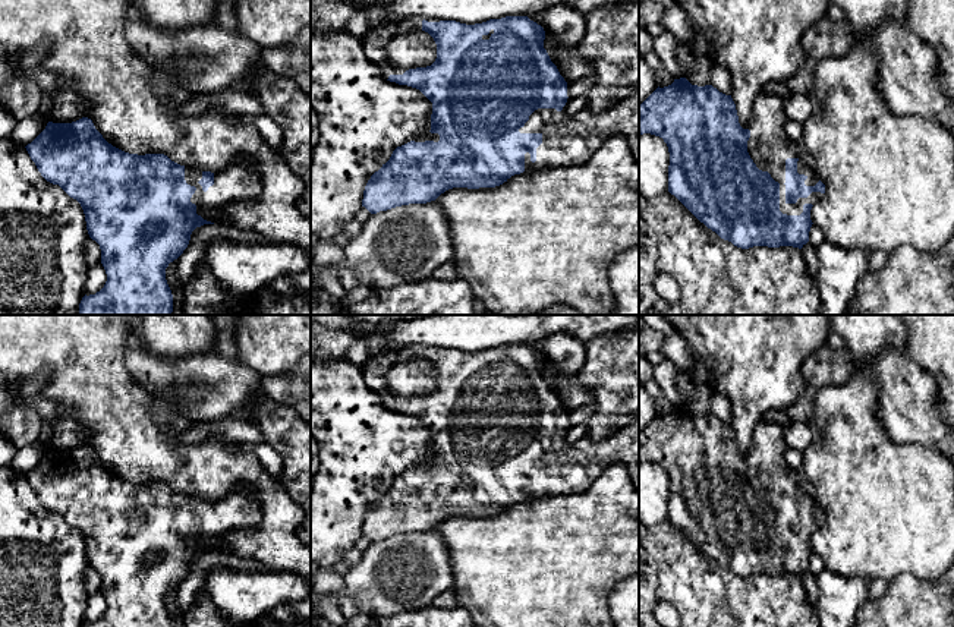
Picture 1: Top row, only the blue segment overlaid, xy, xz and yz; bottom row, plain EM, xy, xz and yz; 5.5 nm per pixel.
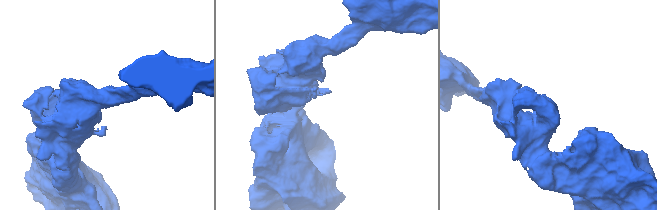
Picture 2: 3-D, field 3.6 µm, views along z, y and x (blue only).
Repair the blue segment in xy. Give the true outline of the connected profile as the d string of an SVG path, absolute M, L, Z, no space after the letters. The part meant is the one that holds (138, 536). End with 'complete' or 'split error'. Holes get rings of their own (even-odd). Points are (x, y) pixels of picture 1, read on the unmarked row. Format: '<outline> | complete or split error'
M88 445L72 451L48 450L25 476L41 504L81 532L88 563L100 573L107 609L100 620L82 627L173 627L166 596L183 582L196 555L214 552L201 543L217 542L230 529L256 526L262 520L256 489L246 483L236 486L227 497L211 501L180 494L164 482L129 482L108 472Z | split error

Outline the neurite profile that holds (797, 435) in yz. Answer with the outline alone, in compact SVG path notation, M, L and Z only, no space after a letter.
M809 422L790 423L784 428L784 438L788 448L805 451L813 437Z

